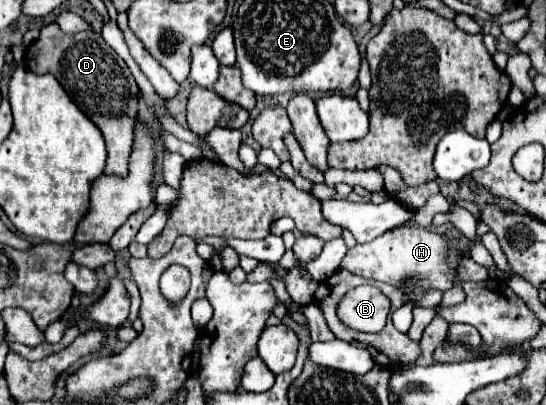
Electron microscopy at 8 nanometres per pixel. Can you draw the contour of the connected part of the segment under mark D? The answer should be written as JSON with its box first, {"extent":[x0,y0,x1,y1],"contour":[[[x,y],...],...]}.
{"extent":[25,23,139,177],"contour":[[[55,23],[41,27],[41,37],[25,51],[25,65],[43,75],[51,73],[73,99],[73,103],[101,129],[107,145],[107,175],[127,177],[131,149],[135,141],[135,121],[139,113],[139,87],[125,61],[111,49],[99,33],[67,35]]]}

